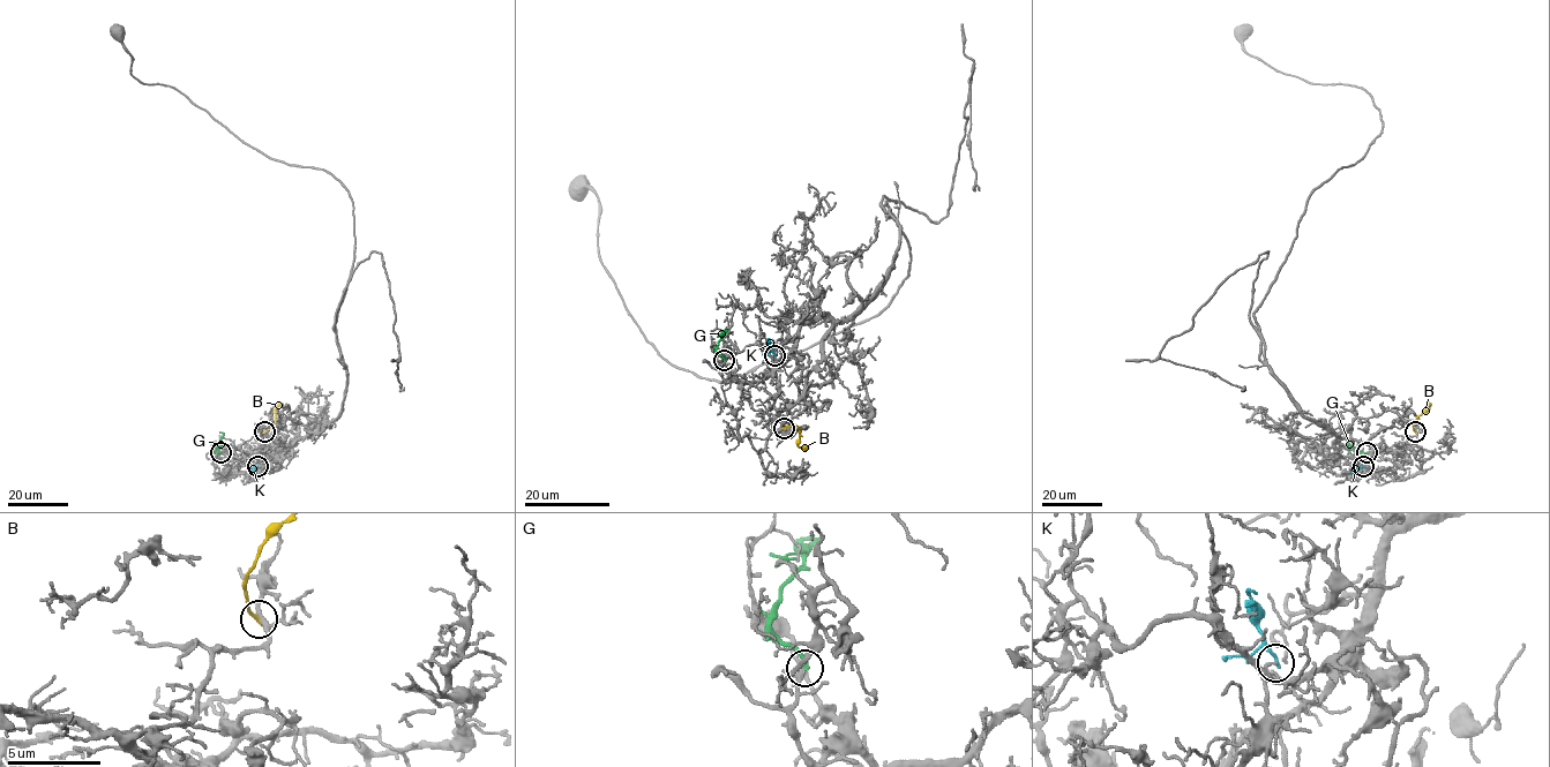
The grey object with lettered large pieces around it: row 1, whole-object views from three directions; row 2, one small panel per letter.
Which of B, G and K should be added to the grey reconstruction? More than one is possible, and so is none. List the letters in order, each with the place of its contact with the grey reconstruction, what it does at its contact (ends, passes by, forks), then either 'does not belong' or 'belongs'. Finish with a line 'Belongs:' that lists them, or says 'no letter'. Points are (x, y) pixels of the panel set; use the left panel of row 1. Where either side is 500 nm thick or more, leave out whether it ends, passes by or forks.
B: contact (264, 431); it ends; does not belong
G: contact (221, 452); it ends; belongs
K: contact (257, 466); it ends; does not belong
Belongs: G

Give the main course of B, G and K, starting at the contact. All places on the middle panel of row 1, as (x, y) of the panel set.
B: (784, 428), (796, 425), (798, 445), (808, 449)
G: (724, 360), (716, 351), (727, 331), (721, 330)
K: (774, 354), (768, 338)

